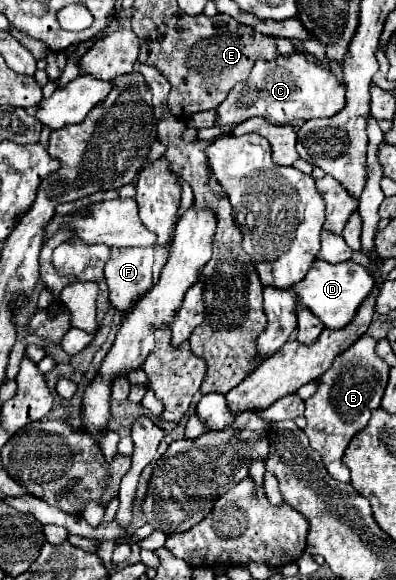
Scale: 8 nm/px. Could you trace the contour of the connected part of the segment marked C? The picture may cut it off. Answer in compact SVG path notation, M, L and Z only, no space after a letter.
M293 52L293 54L279 54L275 60L257 60L251 76L237 84L229 96L225 98L225 102L217 108L217 124L225 126L225 124L241 124L249 118L261 116L273 124L289 124L293 120L313 120L313 118L331 118L333 114L341 112L345 108L345 86L337 80L337 76L319 64L313 64L307 60L307 56L303 52Z

